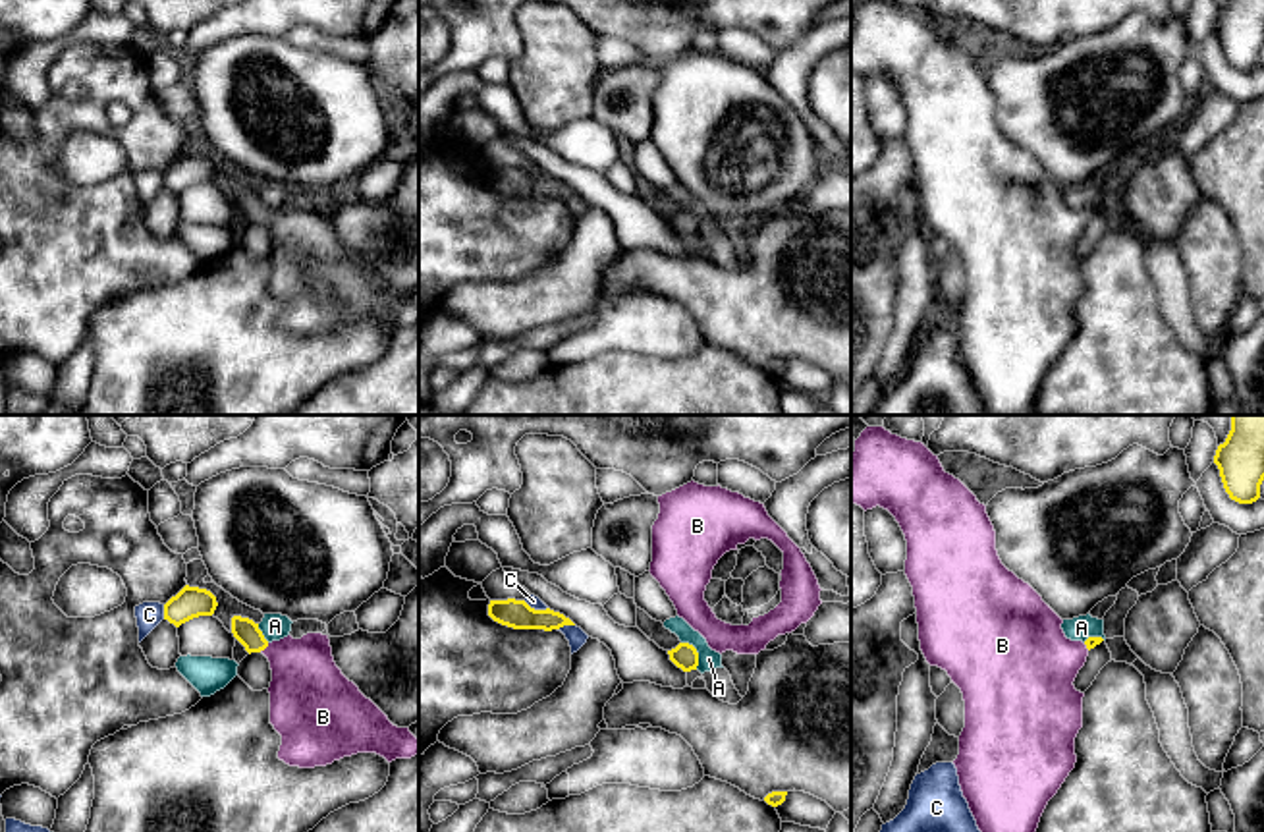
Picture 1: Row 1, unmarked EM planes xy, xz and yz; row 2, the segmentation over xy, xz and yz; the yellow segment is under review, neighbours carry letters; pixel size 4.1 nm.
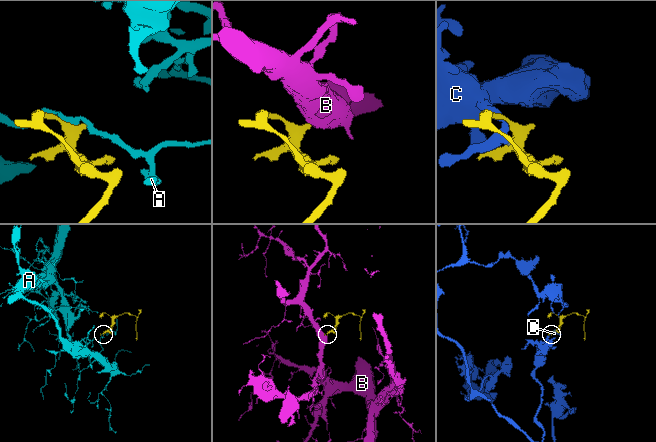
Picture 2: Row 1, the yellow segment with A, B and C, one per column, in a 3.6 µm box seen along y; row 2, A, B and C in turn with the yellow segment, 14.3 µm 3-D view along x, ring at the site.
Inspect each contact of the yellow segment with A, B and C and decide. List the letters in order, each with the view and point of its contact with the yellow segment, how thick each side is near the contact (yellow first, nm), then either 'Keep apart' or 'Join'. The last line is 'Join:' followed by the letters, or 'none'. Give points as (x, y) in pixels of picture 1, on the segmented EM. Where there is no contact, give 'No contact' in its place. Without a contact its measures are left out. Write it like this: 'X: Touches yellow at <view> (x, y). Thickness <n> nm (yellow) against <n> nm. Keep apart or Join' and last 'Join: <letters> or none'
A: Touches yellow at xz (697, 653). Thickness 110 nm (yellow) against 90 nm. Keep apart
B: Touches yellow at xy (263, 649). Thickness 100 nm (yellow) against 320 nm. Join
C: Touches yellow at xz (566, 624). Thickness 120 nm (yellow) against 80 nm. Keep apart
Join: B

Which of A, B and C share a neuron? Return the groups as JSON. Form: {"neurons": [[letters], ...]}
{"neurons": [["A"], ["B"], ["C"]]}

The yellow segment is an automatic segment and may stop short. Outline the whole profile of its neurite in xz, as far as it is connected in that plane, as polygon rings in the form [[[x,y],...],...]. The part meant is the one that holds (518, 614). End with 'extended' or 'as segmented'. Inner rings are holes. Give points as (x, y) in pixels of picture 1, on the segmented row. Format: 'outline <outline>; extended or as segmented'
outline [[[490,600],[488,616],[513,629],[560,629],[563,625],[575,625],[569,618],[550,608],[535,610],[525,600]]]; as segmented

